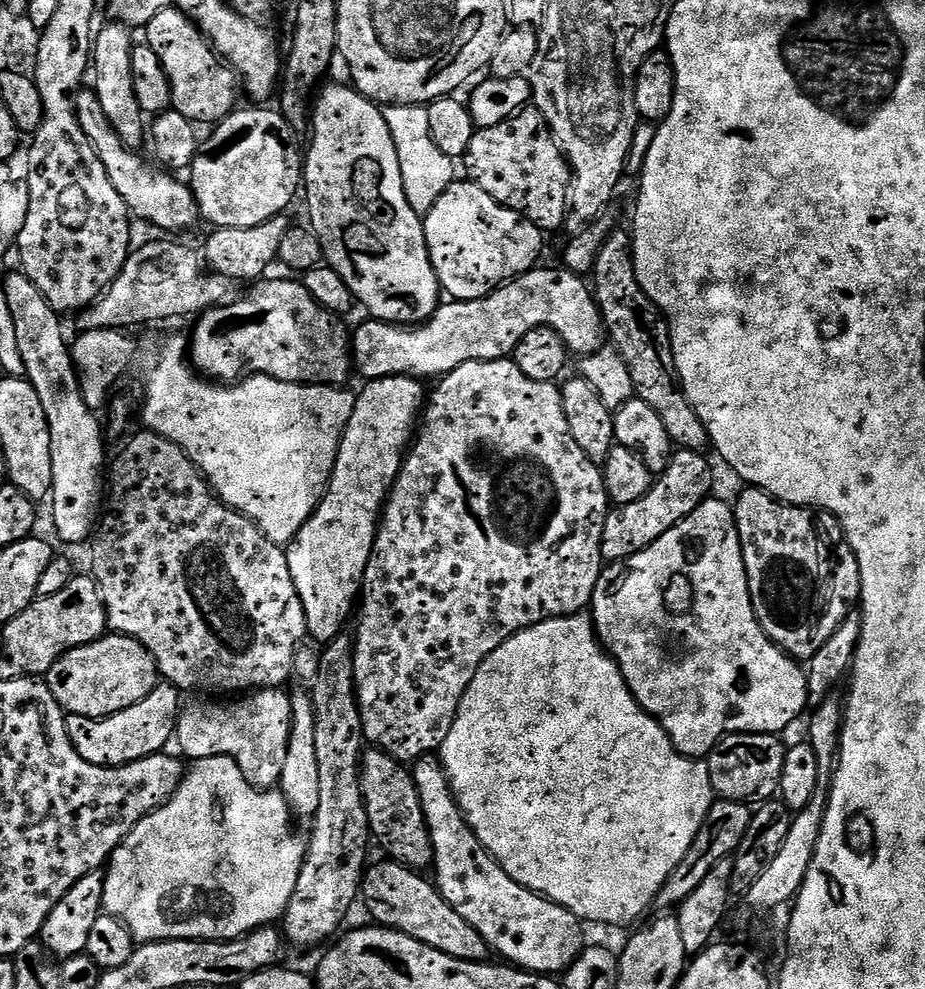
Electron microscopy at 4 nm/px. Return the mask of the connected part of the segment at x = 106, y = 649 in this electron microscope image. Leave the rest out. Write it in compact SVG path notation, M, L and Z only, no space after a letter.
M105 634L100 639L90 642L86 646L78 646L70 650L62 658L54 662L49 670L46 683L50 694L59 702L68 716L85 716L95 720L103 720L105 716L113 716L150 695L156 689L158 673L156 671L156 660L134 638L119 634Z

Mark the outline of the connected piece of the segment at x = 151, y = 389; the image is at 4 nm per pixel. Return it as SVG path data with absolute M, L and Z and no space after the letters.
M172 336L169 338L168 341L165 342L164 345L160 348L160 357L156 360L156 365L153 366L152 369L148 372L148 381L144 384L144 424L143 427L150 432L156 432L159 436L164 436L170 442L174 442L177 444L180 449L184 451L188 457L190 457L193 462L196 463L197 468L199 468L201 474L204 476L204 479L208 481L209 484L212 486L212 491L219 496L222 503L227 504L229 508L233 508L236 512L242 513L243 516L246 518L250 518L256 525L260 527L262 530L262 534L269 540L270 542L274 542L275 544L279 544L281 546L287 546L291 544L293 538L296 537L298 534L298 530L302 530L302 526L304 525L307 520L312 516L313 510L315 510L317 504L320 503L321 495L328 483L328 480L332 476L332 471L334 470L334 462L336 461L336 455L338 454L338 450L340 449L340 440L344 437L344 431L346 430L346 426L350 422L350 418L352 417L352 411L354 410L354 406L356 405L356 396L353 393L348 393L344 391L343 387L336 386L332 387L327 384L287 384L286 382L282 382L281 380L275 380L272 376L249 376L247 380L241 380L231 386L221 386L219 383L216 382L209 382L207 379L201 378L197 373L194 371L189 357L186 353L189 351L190 344L187 339L184 340L180 336Z

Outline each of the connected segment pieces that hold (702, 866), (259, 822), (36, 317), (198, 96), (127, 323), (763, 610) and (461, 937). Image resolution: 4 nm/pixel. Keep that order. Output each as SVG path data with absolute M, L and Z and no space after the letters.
M717 799L708 812L702 830L698 830L698 838L694 838L686 858L678 862L674 874L666 878L662 890L656 895L655 907L660 910L672 910L683 900L690 898L690 894L698 890L698 882L702 882L702 878L706 878L706 874L710 874L710 870L714 870L718 862L729 859L742 842L742 838L746 838L746 830L750 830L752 813L753 809L749 805Z
M220 756L206 758L205 760L197 760L191 765L191 767L185 771L182 779L179 783L177 783L172 795L165 800L164 805L160 808L154 809L153 812L146 818L142 818L142 822L138 822L138 826L134 826L132 833L128 835L115 850L113 850L106 865L106 871L104 872L104 908L106 909L107 915L120 920L121 923L128 928L129 935L131 935L133 941L136 942L155 944L157 940L236 940L240 936L245 936L248 932L253 932L256 928L266 928L275 925L284 915L286 906L290 902L290 894L294 894L294 886L298 886L298 874L304 865L306 840L303 835L300 837L299 834L292 829L294 817L292 811L288 809L286 798L281 794L281 792L278 790L260 791L256 789L249 782L246 782L246 778L242 776L242 771L240 771L239 766L230 757Z
M12 270L7 275L2 281L2 287L14 320L23 375L34 386L42 401L42 410L46 410L46 422L50 430L52 524L62 543L80 544L84 539L85 543L93 535L98 523L97 509L101 507L102 489L106 484L106 434L101 421L100 424L96 421L97 413L84 400L84 391L80 388L80 378L76 375L76 365L72 363L69 345L64 345L61 313L56 312L50 302L46 302L42 290L38 290L38 286L34 286L34 282L30 282L23 271Z
M175 6L162 10L143 29L142 36L150 50L158 54L162 70L166 70L172 108L182 114L182 118L197 126L215 126L230 113L237 111L236 99L242 96L241 81L235 71L221 61L208 39L201 34L200 27L186 14L182 14Z
M176 238L164 239L168 240L152 240L149 244L142 245L140 249L137 247L129 251L128 261L124 263L122 270L116 275L116 280L105 290L103 296L88 305L75 317L81 333L103 328L129 330L128 328L136 328L139 324L152 324L155 320L172 320L175 316L196 318L207 312L209 308L218 308L221 304L227 304L233 299L233 281L206 270L202 263L201 253L197 249L195 252L194 249L179 244L176 241L179 239Z
M748 486L743 490L745 492L734 500L734 511L754 614L762 630L779 648L797 661L806 662L818 654L818 646L832 637L836 627L860 599L860 567L856 556L840 552L840 560L830 558L824 541L820 539L817 521L806 514L803 506L783 504L760 488Z
M395 862L376 864L367 869L361 881L361 897L375 923L398 929L450 957L463 961L483 961L490 949L481 935L440 896L431 881L424 881L419 871Z

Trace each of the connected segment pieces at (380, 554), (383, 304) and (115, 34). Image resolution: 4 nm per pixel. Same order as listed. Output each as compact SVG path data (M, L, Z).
M512 358L466 362L437 384L440 385L433 392L431 389L427 397L418 435L405 455L400 474L384 502L370 562L364 571L358 611L354 616L356 636L352 650L352 680L356 683L356 705L360 708L364 740L372 743L369 745L373 749L401 762L415 762L439 753L446 742L446 734L450 734L450 726L454 726L458 706L470 682L474 682L474 674L482 661L490 658L502 642L530 626L538 626L559 616L583 613L591 605L594 590L602 578L600 567L606 564L600 549L602 526L610 511L604 473L601 465L582 454L578 442L574 442L570 422L566 422L566 413L562 410L560 388L553 382L534 382L534 378L526 378Z
M332 84L329 88L321 87L314 103L310 108L310 133L312 132L312 145L306 148L306 155L302 160L302 188L308 191L308 216L310 227L316 237L322 242L322 250L327 267L333 268L350 286L353 297L362 307L368 311L367 315L373 320L385 320L387 324L398 324L401 326L415 326L429 320L442 303L442 289L440 280L436 276L434 266L430 262L430 254L426 246L426 234L424 233L424 221L421 213L406 202L406 190L402 186L402 166L398 162L398 150L394 146L394 138L390 134L390 126L386 126L386 118L383 111L371 100L367 100L355 87L344 84Z
M108 22L104 29L97 31L92 45L92 63L96 85L94 91L98 102L102 102L102 110L110 120L110 126L122 138L126 147L139 149L140 143L146 140L146 114L138 106L138 98L134 98L134 73L130 71L130 58L134 47L133 33L119 22Z

